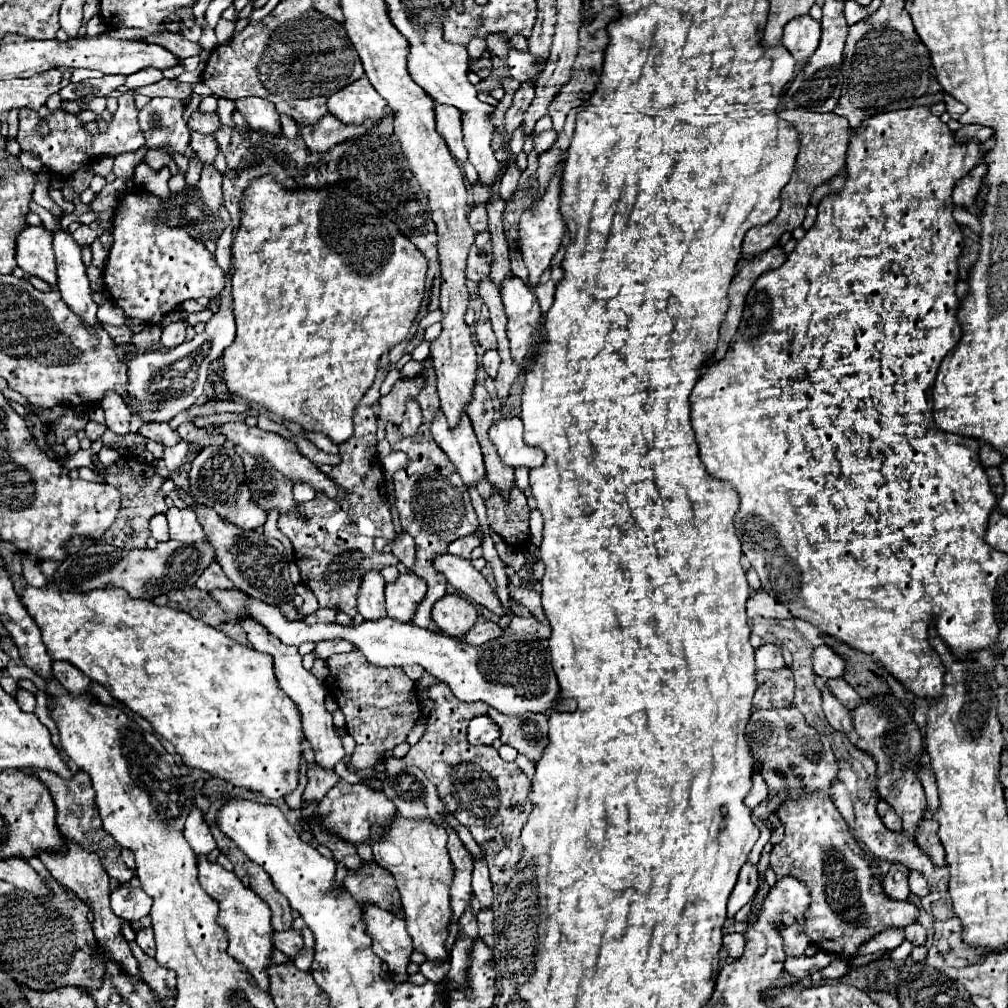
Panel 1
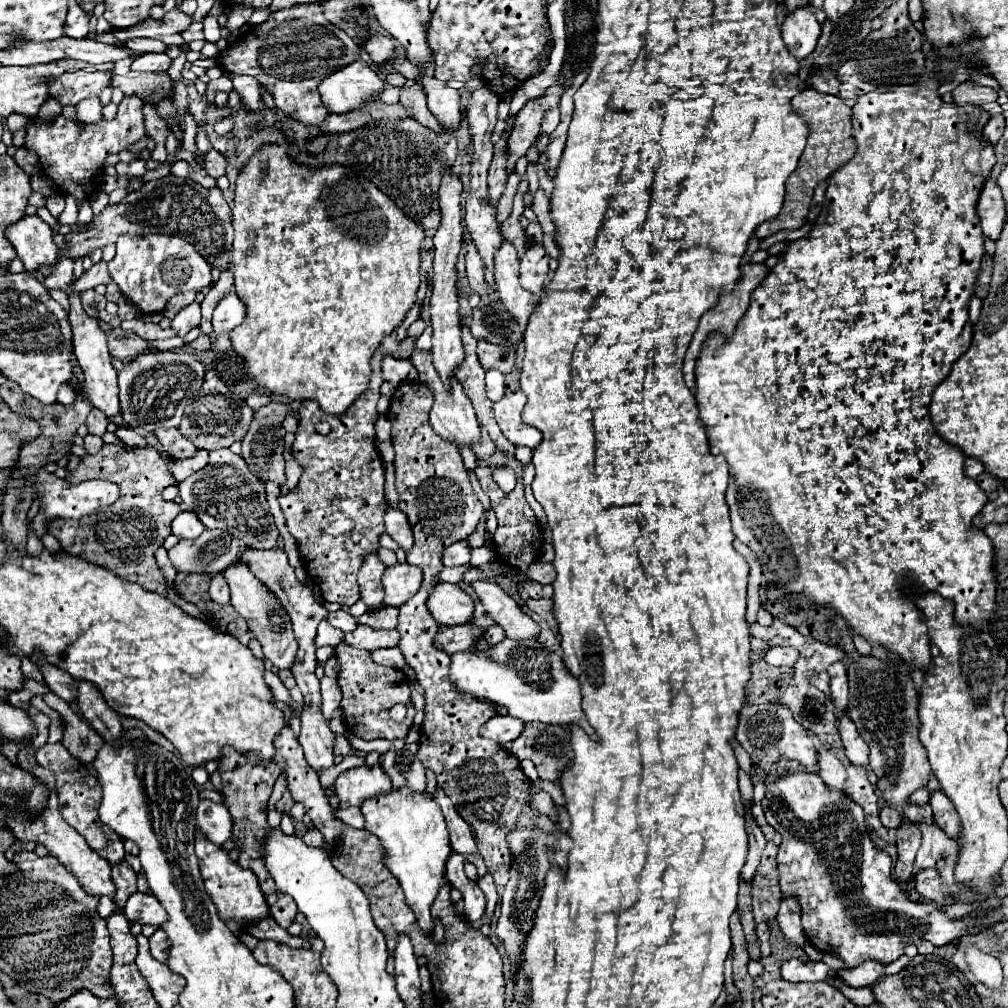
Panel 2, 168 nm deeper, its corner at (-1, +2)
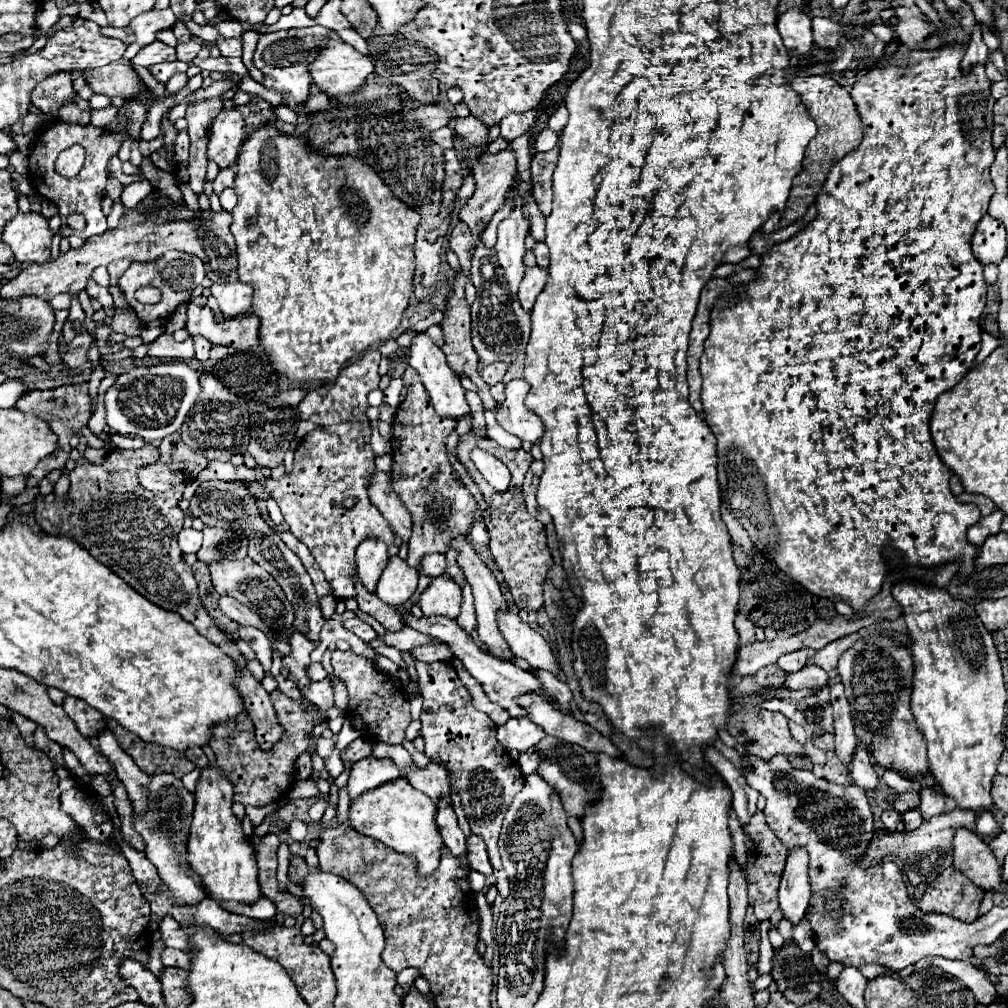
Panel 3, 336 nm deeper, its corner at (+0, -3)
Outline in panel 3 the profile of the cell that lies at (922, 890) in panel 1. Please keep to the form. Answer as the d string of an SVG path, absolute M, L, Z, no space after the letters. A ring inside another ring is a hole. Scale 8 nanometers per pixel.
M947 868L929 886L919 900L919 910L927 914L947 914L957 920L975 922L983 900L983 890L977 888L957 868Z

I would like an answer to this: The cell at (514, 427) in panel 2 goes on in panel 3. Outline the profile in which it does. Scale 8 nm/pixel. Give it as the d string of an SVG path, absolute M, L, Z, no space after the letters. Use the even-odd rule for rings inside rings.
M511 380L505 388L505 394L507 398L497 410L497 422L507 432L535 444L543 436L543 422L539 420L539 416L535 416L535 412L525 406L525 396L529 394L527 380Z

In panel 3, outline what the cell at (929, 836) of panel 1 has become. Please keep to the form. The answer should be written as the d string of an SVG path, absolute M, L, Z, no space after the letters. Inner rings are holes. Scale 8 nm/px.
M913 790L903 792L903 794L895 794L895 798L893 798L893 808L895 808L899 814L903 814L903 812L907 812L907 810L911 810L911 808L919 808L919 794L913 792Z

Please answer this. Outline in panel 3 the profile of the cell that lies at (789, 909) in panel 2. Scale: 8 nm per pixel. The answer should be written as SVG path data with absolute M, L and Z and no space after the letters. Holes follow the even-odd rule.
M793 848L787 858L785 872L781 876L779 886L779 906L785 912L785 918L793 924L805 916L811 898L811 884L809 884L809 860L805 848Z

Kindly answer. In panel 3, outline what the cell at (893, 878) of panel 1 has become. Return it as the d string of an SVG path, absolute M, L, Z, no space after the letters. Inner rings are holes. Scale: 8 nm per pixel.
M915 808L915 810L911 810L911 812L905 812L905 814L903 814L903 822L905 822L905 832L911 832L911 830L919 828L919 826L921 826L921 822L923 822L921 812L919 812L917 808Z

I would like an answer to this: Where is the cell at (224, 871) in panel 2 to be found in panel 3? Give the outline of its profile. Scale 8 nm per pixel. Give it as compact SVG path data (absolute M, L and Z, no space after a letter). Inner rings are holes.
M215 764L201 770L195 788L195 810L187 842L187 862L203 878L209 896L215 902L237 900L243 904L255 904L261 898L257 882L255 848L249 836L245 836L241 820L233 814L233 784L219 772Z

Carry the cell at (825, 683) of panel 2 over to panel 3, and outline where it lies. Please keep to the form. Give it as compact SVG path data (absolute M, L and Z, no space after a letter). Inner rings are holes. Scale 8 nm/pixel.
M807 664L805 668L801 668L795 674L787 674L783 686L789 690L803 690L803 688L815 688L821 690L823 686L829 684L829 676L823 668Z

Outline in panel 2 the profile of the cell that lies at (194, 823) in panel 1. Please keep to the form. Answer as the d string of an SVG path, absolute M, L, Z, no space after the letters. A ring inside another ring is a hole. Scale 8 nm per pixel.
M202 799L196 813L196 825L210 843L222 845L224 835L230 835L232 817L224 809L224 805L216 805L210 799Z

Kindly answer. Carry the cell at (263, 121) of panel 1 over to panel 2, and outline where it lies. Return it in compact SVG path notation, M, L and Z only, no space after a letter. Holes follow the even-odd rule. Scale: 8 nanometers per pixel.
M232 75L230 77L234 83L234 91L240 95L244 107L250 111L260 111L264 107L264 97L262 97L262 85L254 77L246 75Z

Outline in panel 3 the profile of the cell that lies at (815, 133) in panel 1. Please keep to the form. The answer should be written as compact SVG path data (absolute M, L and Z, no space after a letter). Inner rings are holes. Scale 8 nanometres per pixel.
M817 74L817 76L795 76L791 80L791 86L801 94L803 104L807 106L807 112L815 120L819 132L807 146L803 168L793 180L793 188L791 188L791 194L789 194L789 200L787 200L787 208L783 212L773 212L769 216L769 220L763 224L763 232L775 232L775 230L785 228L791 222L799 220L807 212L807 208L815 202L831 166L837 160L841 160L845 154L855 150L859 146L861 138L863 138L863 124L861 124L861 118L857 114L855 102L849 96L849 90L839 86L831 76L821 76L821 74ZM785 212L789 212L789 218L787 218Z

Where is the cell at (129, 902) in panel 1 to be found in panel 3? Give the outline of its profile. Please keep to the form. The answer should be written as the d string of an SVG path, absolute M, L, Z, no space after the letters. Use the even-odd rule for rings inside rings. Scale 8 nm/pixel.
M165 916L159 922L159 930L161 930L161 938L167 946L191 952L191 946L189 946L191 940L187 940L187 932L183 932L183 926L179 922L175 922L171 916Z

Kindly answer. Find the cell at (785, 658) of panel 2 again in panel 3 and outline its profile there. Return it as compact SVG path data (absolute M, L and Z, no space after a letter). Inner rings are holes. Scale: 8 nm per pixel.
M797 650L797 652L789 652L789 654L785 654L785 656L781 656L779 658L779 668L781 670L785 670L785 672L797 672L797 670L801 670L803 666L805 666L805 662L807 662L807 658L809 658L809 650Z

